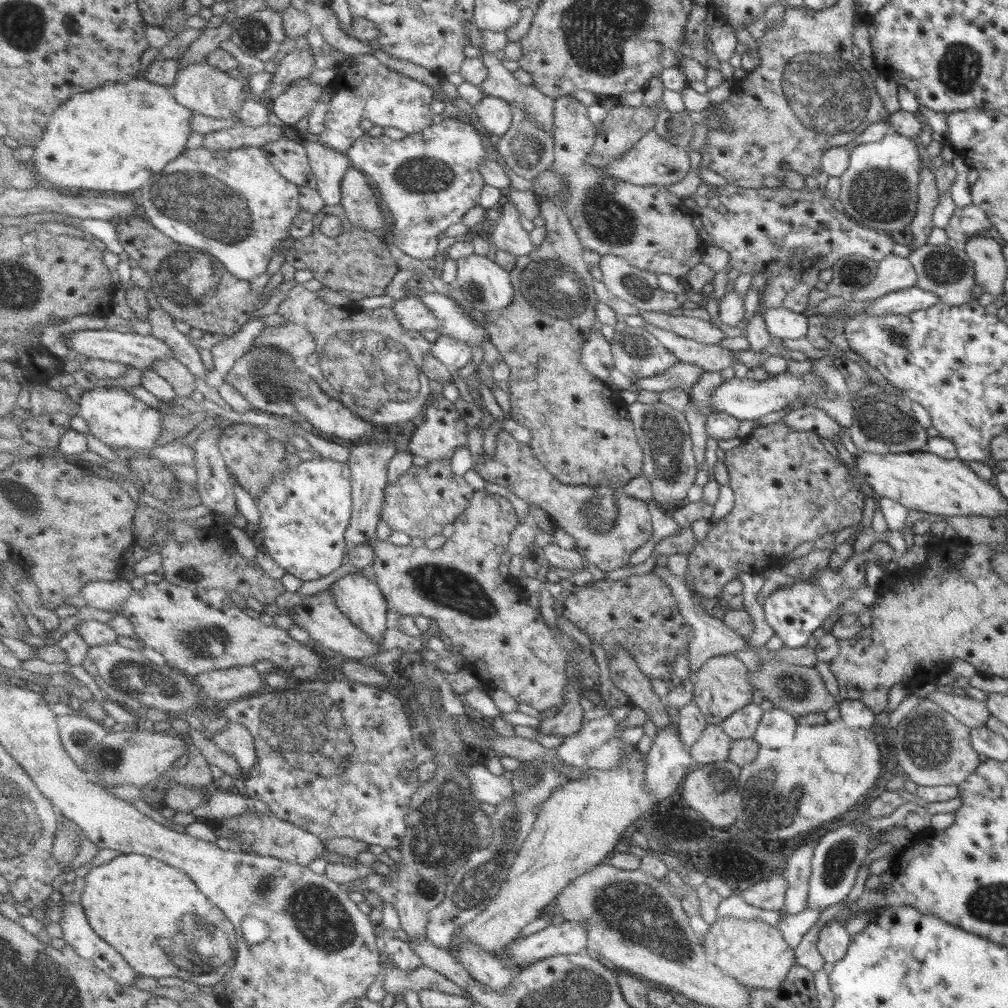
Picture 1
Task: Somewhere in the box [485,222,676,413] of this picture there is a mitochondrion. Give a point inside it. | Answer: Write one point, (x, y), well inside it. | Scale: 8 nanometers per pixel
(556, 290)

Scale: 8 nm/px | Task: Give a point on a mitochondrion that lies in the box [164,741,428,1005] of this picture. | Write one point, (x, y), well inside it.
(319, 915)

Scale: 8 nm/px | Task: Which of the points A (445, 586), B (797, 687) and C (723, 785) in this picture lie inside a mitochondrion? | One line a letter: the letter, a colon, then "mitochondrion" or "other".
A: mitochondrion
B: mitochondrion
C: mitochondrion

